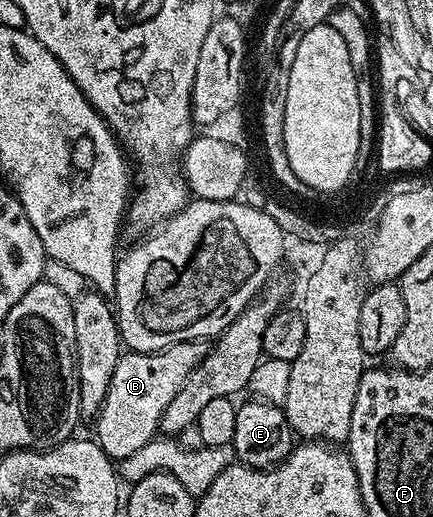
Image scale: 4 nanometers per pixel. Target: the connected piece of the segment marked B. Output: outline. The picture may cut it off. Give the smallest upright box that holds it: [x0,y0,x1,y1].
[95,339,210,461]

